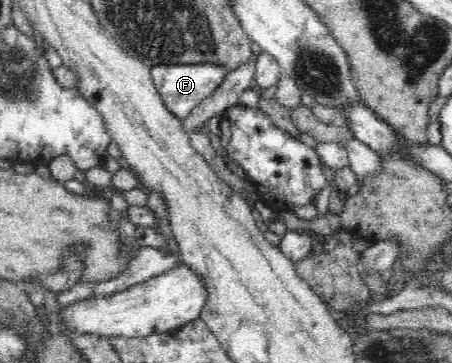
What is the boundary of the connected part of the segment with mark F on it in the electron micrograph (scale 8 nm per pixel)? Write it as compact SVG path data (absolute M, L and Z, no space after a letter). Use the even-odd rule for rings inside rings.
M202 62L178 65L157 65L150 71L153 82L172 116L183 120L204 99L211 96L225 81L230 72L227 65L216 62Z

